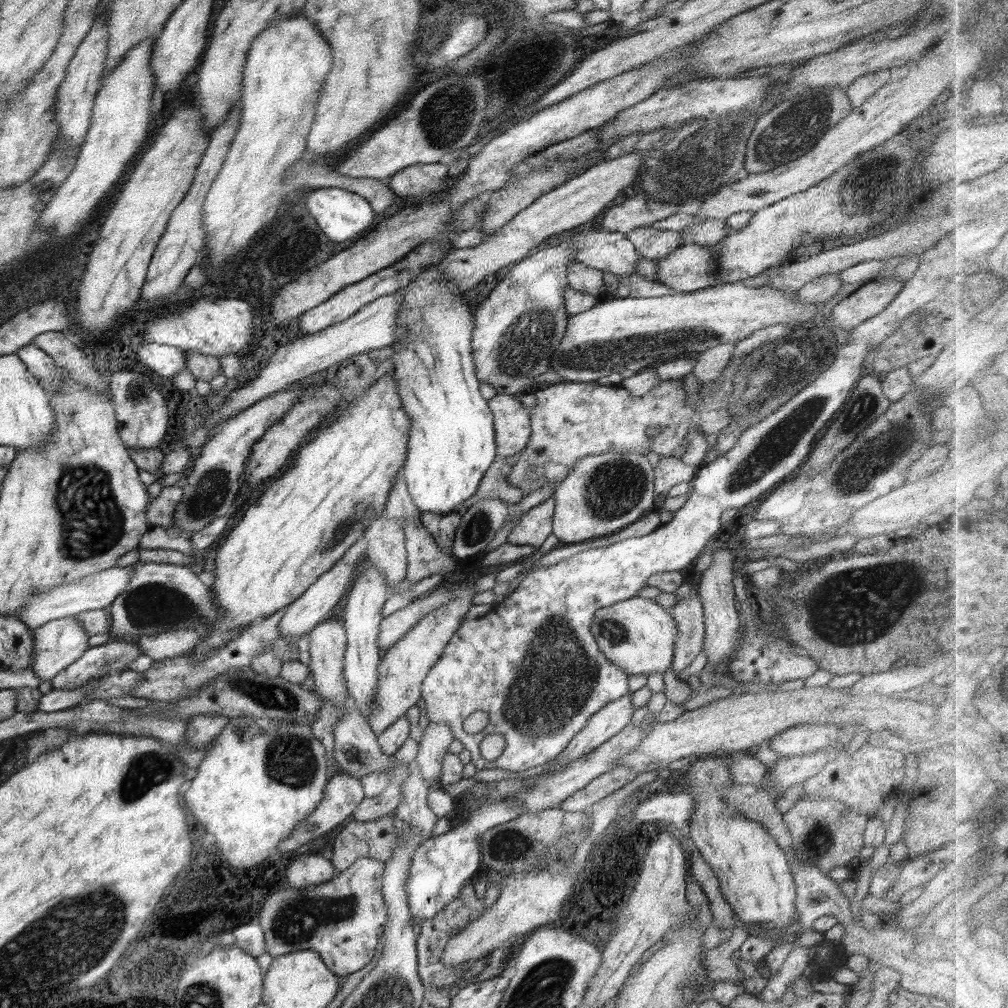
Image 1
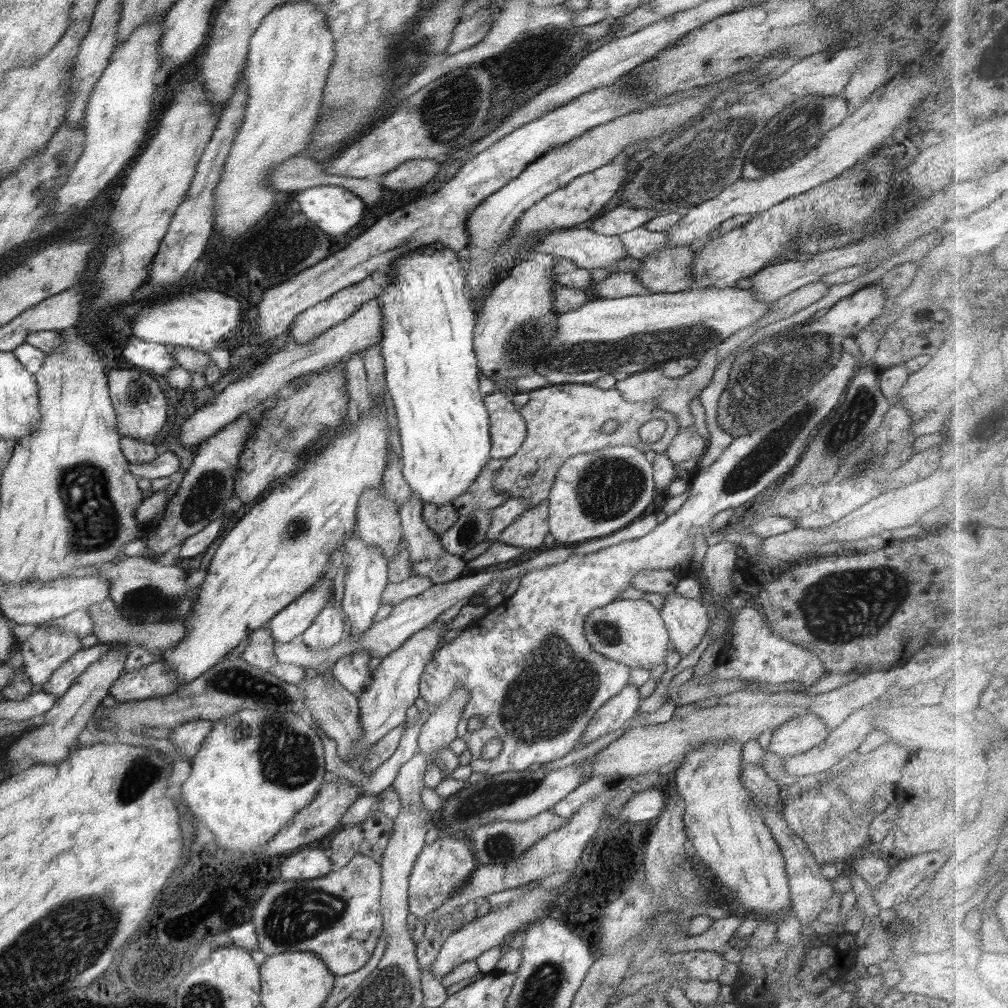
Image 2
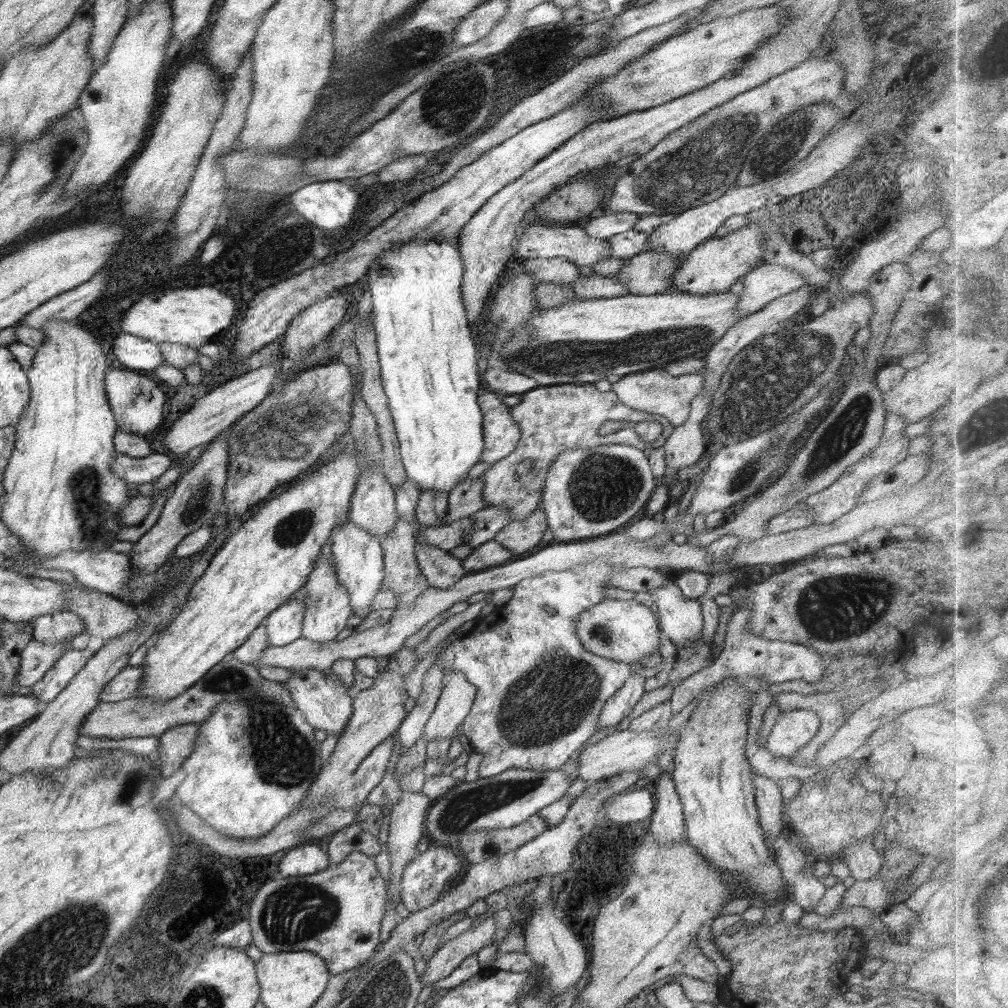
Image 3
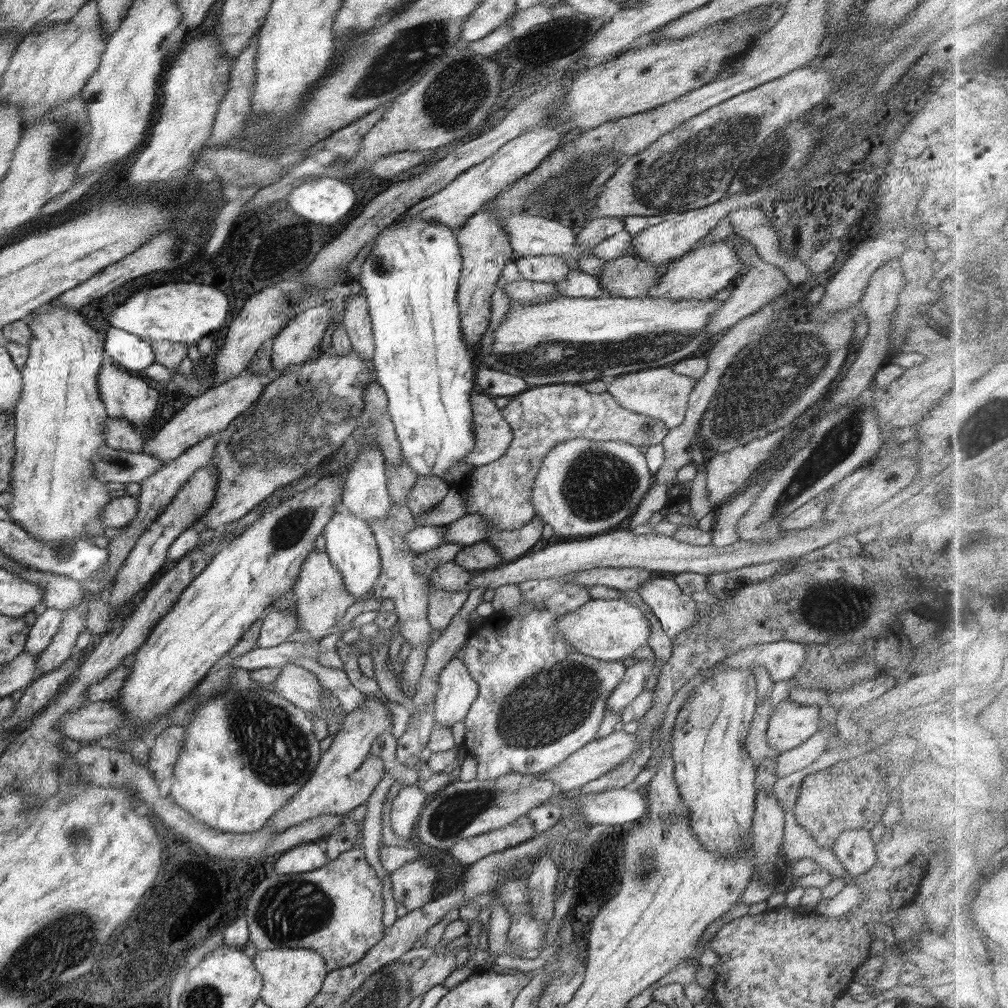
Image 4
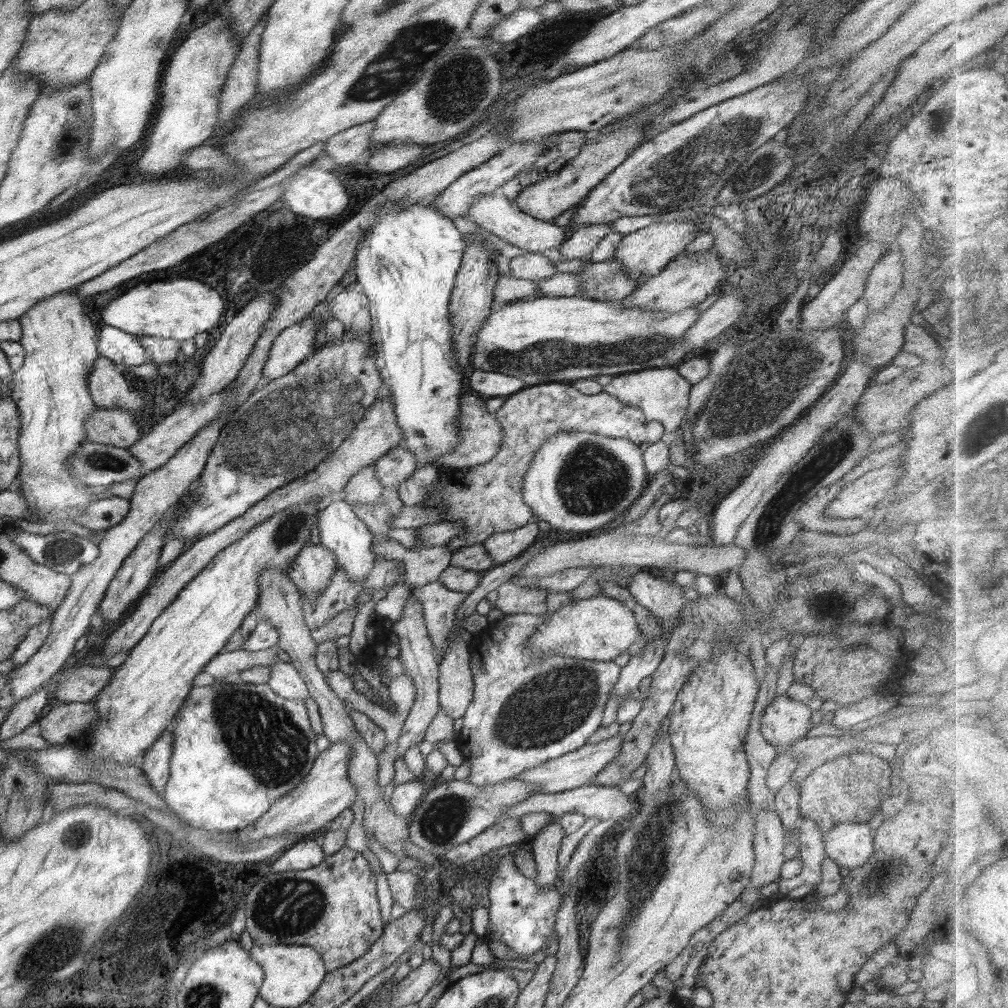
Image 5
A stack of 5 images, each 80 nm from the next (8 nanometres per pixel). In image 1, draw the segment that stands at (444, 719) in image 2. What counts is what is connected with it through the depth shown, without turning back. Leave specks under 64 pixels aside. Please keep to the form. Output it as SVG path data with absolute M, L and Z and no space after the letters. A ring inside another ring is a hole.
M431 722L423 730L414 761L417 762L430 789L438 788L435 785L437 780L441 782L439 778L442 774L442 761L454 739L454 733L448 723Z

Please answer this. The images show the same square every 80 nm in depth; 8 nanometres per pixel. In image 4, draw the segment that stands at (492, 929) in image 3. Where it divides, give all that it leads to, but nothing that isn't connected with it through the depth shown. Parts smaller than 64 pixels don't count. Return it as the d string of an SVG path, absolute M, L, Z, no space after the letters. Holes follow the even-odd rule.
M446 948L445 955L432 955L424 962L424 966L420 970L412 971L412 998L415 999L420 995L425 995L431 988L436 985L442 985L446 978L452 974L452 968L456 964L456 954L460 950L468 950L468 948L458 948L449 950Z

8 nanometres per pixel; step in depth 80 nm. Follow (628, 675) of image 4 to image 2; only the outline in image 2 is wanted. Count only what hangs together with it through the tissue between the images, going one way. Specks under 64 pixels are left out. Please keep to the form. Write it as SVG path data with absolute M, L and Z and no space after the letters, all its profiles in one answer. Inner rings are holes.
M628 683L620 694L610 698L597 710L576 748L582 748L604 734L626 727L636 716L640 701L638 687Z

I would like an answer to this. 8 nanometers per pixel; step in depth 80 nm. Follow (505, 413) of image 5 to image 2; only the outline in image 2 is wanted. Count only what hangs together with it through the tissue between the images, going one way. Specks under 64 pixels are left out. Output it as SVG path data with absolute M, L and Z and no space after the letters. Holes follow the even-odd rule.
M568 383L547 385L526 392L529 399L519 410L525 420L526 440L520 450L510 456L496 472L493 488L500 495L526 499L530 508L548 499L556 472L576 453L592 453L612 446L632 446L644 453L648 450L665 453L681 430L675 414L659 408L655 398L651 402L628 402L615 387L603 390L595 384ZM654 418L666 422L666 432L658 442L642 442L639 429ZM608 420L618 421L618 428L612 434L601 431L602 424Z

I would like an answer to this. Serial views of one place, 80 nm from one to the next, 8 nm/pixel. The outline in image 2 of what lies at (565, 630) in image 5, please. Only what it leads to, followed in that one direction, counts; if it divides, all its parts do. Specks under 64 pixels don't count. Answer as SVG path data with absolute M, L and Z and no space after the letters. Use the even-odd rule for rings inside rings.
M620 598L609 602L606 606L592 610L585 618L584 636L596 652L630 668L652 669L654 666L664 663L668 649L672 649L659 609L645 599L624 600Z

